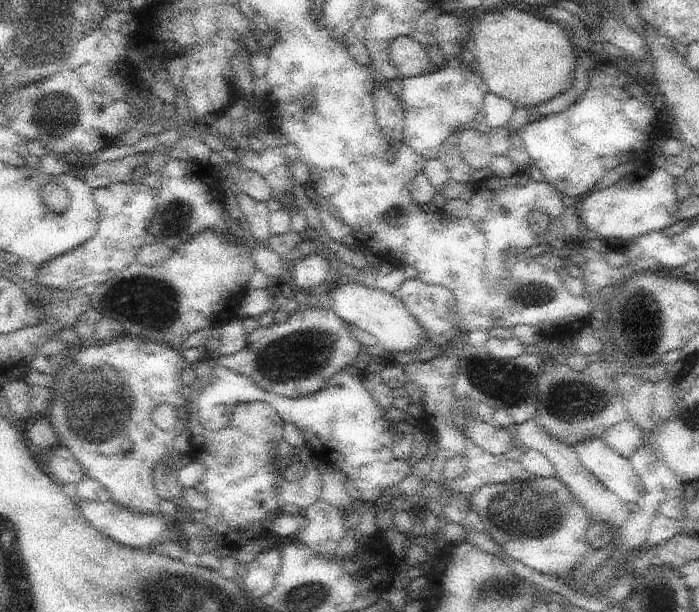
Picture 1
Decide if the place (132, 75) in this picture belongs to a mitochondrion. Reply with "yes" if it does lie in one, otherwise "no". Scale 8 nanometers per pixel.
no

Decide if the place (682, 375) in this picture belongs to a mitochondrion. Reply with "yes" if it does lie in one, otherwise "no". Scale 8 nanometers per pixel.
yes

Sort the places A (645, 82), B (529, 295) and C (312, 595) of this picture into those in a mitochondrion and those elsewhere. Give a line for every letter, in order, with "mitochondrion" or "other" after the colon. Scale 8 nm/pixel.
A: other
B: mitochondrion
C: mitochondrion

